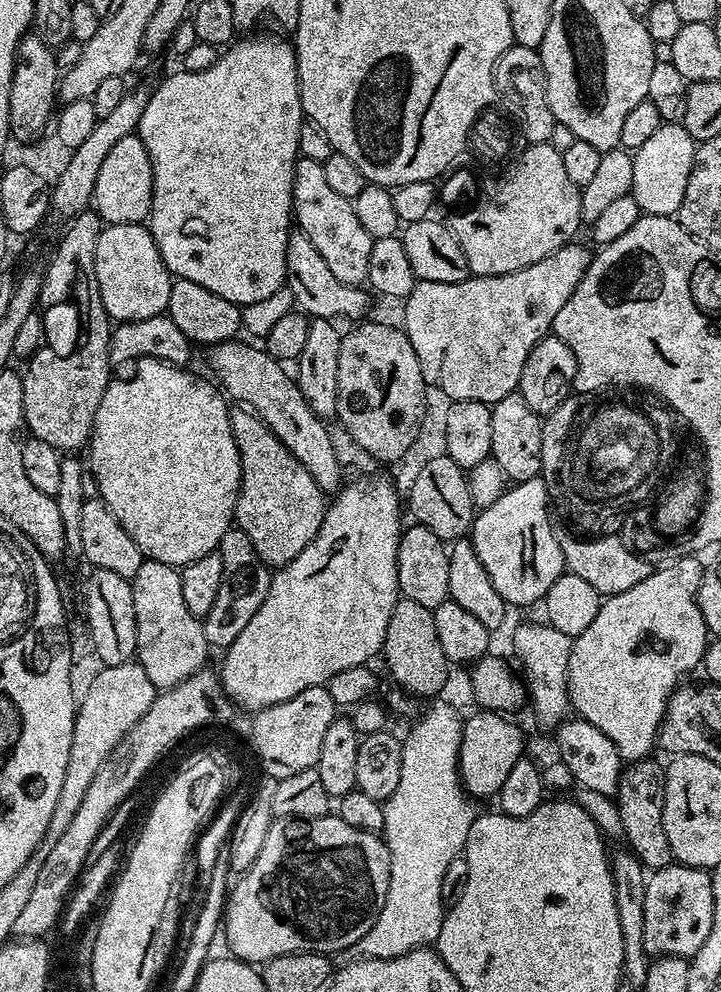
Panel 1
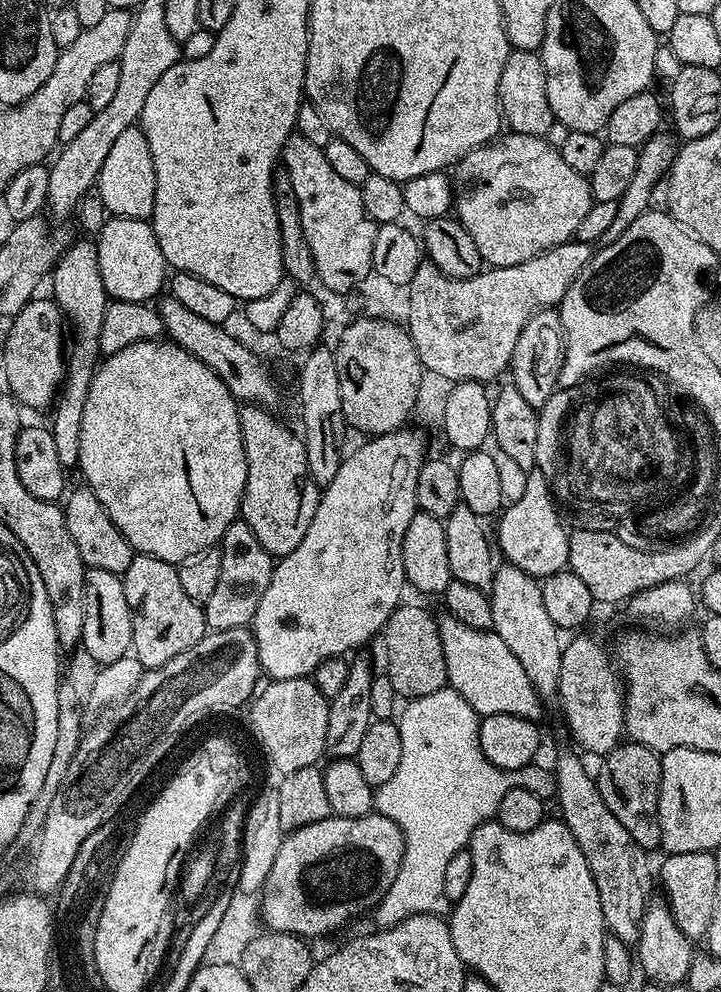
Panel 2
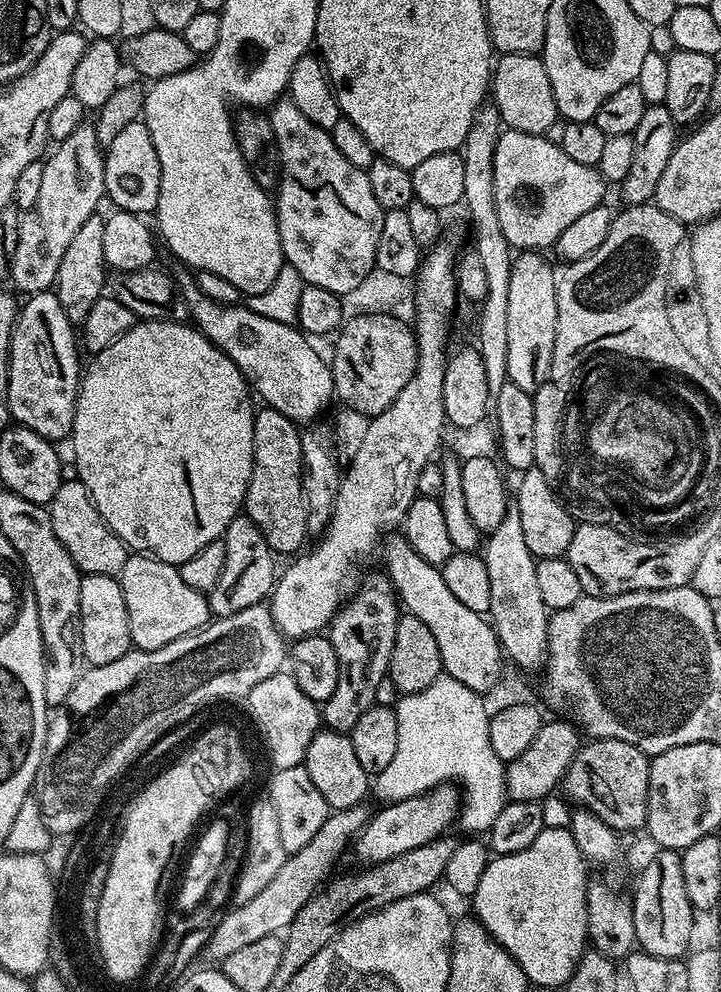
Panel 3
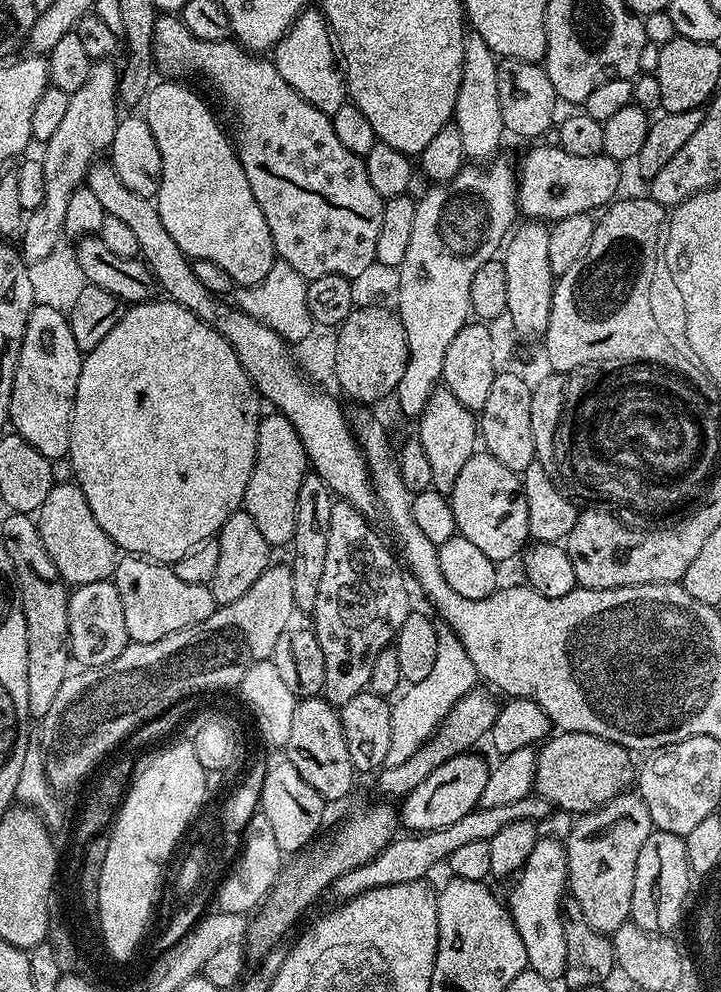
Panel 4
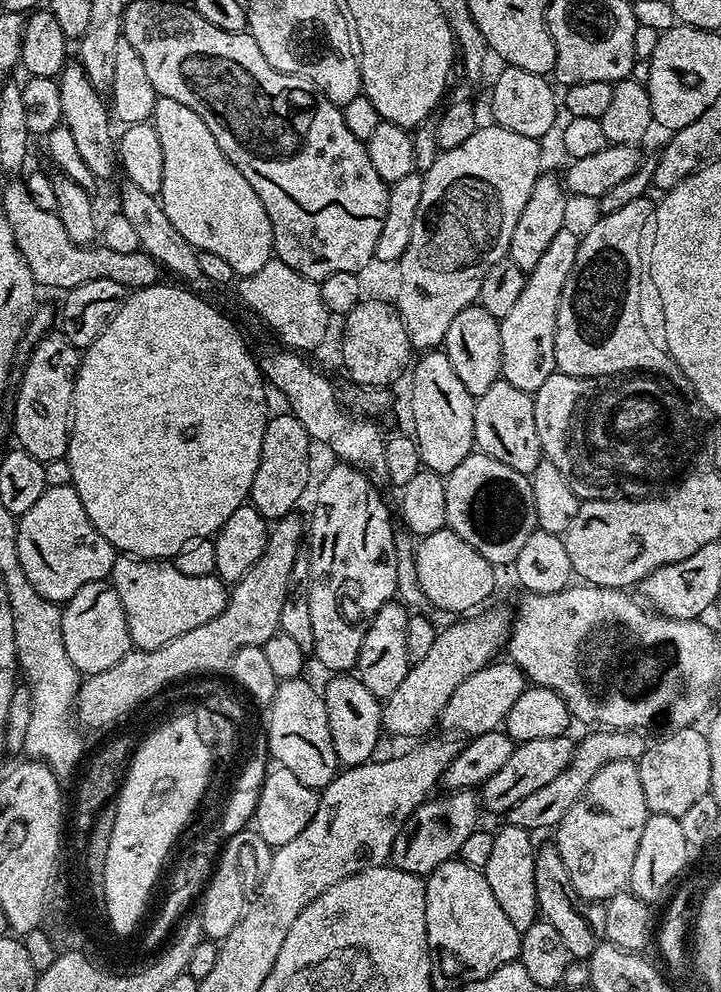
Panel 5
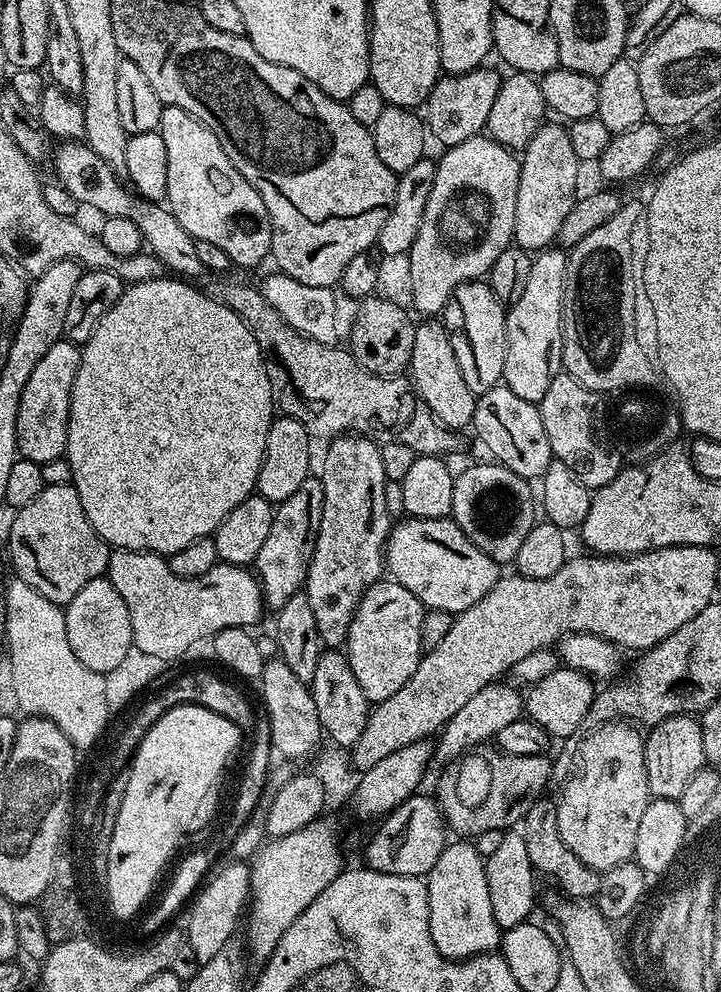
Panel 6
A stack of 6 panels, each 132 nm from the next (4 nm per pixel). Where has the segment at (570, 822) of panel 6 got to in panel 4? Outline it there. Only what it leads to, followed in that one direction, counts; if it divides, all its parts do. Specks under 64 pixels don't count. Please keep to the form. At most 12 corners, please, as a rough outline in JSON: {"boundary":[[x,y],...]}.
{"boundary":[[635,791],[577,815],[571,899],[594,930],[629,923],[654,831]]}

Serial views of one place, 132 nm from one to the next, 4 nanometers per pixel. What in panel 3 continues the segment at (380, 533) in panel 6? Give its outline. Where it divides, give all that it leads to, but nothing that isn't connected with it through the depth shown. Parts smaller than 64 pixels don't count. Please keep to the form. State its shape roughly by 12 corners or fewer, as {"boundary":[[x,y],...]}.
{"boundary":[[365,575],[326,629],[338,684],[322,724],[351,733],[388,675],[402,612]]}

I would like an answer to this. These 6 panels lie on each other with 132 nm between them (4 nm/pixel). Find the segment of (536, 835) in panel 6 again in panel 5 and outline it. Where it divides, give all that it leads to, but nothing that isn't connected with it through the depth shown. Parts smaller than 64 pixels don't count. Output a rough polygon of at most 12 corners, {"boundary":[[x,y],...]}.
{"boundary":[[555,843],[536,849],[534,886],[543,923],[569,957],[587,961],[602,928],[576,893]]}

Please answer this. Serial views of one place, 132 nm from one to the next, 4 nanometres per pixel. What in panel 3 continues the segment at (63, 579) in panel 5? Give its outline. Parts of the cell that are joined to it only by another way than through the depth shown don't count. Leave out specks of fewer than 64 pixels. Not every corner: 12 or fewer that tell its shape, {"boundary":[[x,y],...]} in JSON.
{"boundary":[[80,479],[47,505],[81,573],[119,577],[130,549]]}

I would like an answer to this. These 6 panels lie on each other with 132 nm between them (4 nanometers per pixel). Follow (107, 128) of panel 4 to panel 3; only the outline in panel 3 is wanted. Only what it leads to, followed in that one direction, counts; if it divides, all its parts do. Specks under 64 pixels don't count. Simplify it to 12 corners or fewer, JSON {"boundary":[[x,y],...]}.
{"boundary":[[92,126],[44,160],[18,224],[9,279],[25,295],[56,282],[96,212],[105,155]]}

